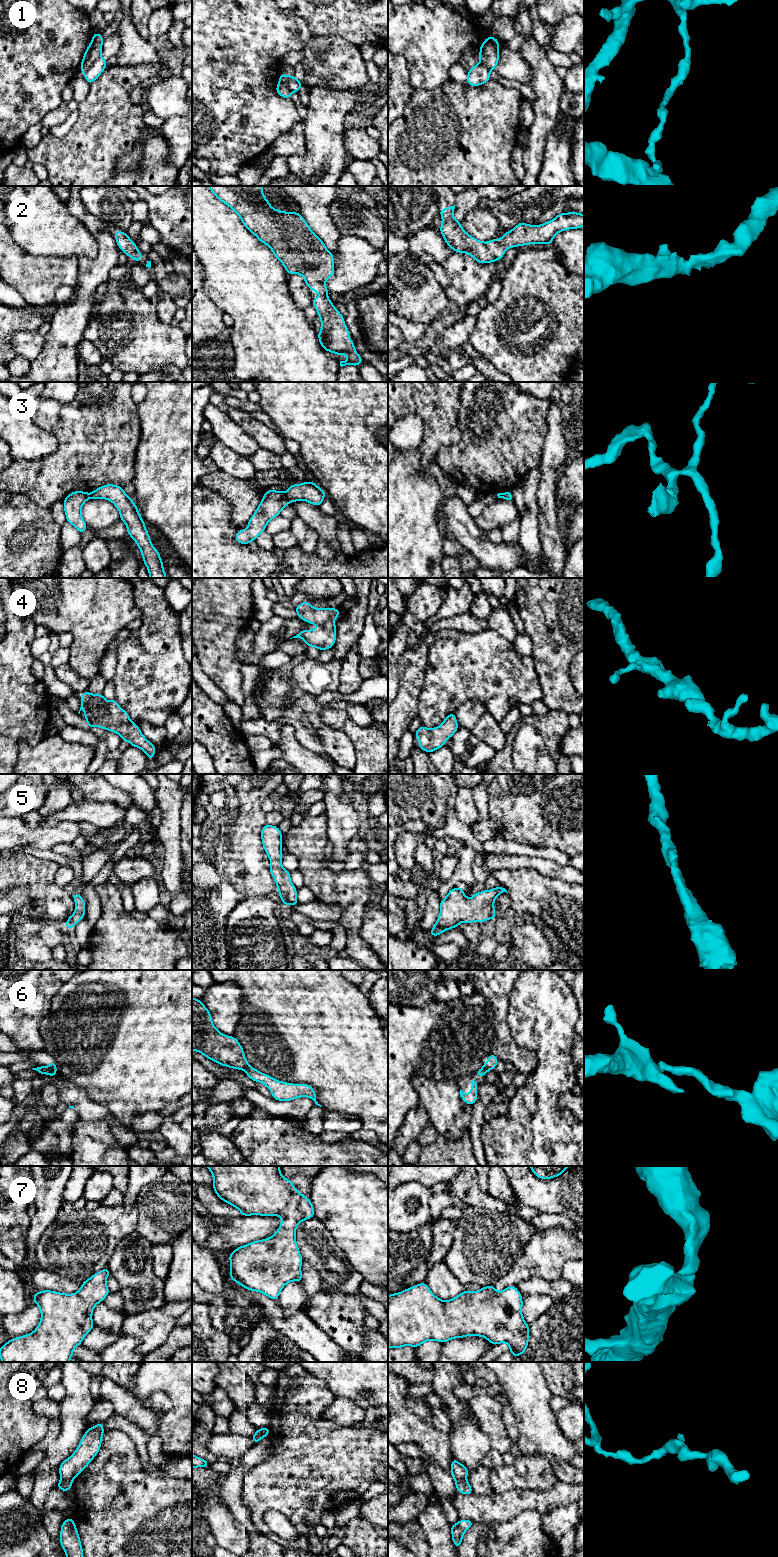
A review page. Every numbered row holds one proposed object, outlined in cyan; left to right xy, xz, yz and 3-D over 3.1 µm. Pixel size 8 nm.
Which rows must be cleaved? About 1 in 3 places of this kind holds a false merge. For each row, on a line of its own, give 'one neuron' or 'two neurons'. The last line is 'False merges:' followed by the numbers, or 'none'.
1: two neurons
2: one neuron
3: two neurons
4: one neuron
5: one neuron
6: two neurons
7: one neuron
8: two neurons
False merges: 1, 3, 6, 8

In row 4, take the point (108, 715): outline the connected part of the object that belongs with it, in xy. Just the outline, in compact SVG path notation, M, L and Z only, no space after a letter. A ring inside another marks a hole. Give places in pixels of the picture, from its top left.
M88 691L81 694L80 699L81 707L78 713L80 714L81 710L85 710L84 718L87 721L87 727L100 727L102 729L115 732L121 736L122 742L129 741L131 746L143 750L149 760L154 758L154 753L156 751L155 745L144 737L139 726L130 720L128 712L124 711L115 699L107 701L103 694L91 694Z

